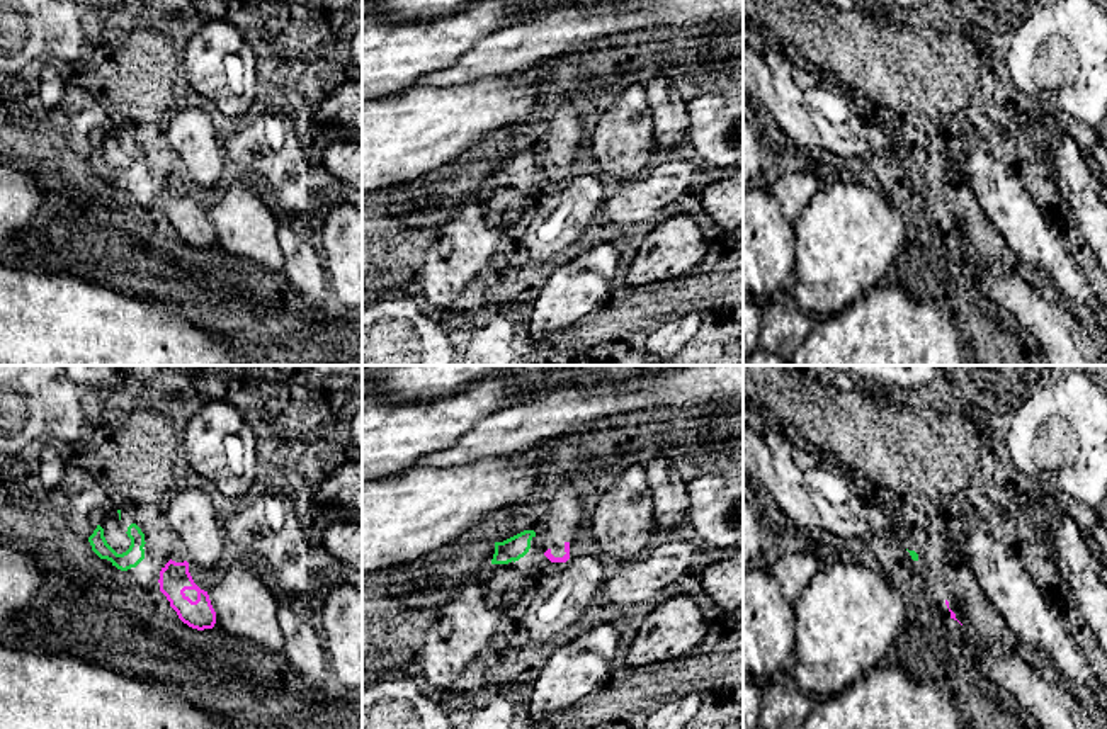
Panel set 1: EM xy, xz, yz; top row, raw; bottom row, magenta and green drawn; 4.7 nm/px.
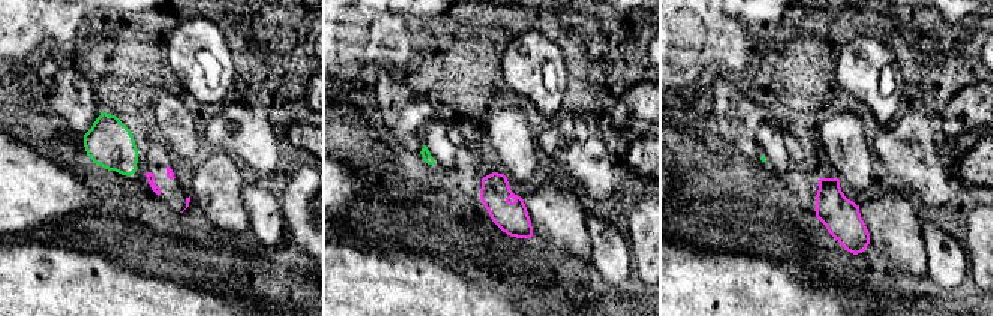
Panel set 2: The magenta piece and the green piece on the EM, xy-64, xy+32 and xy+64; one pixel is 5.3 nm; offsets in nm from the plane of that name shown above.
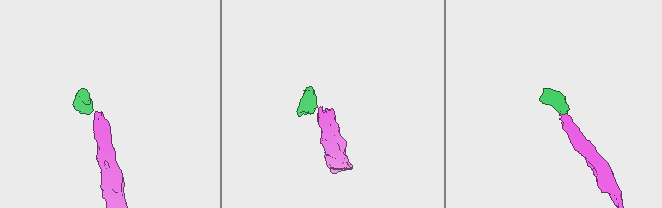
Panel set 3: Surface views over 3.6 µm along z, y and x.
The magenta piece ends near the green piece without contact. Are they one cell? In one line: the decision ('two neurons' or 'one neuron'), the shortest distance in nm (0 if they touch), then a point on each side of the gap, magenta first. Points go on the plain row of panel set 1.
two neurons; 80 nm apart; from magenta across xz (544, 172), (529, 167)

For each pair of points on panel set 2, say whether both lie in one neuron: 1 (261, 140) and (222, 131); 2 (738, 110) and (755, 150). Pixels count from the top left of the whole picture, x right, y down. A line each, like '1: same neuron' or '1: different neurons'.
1: same neuron
2: same neuron

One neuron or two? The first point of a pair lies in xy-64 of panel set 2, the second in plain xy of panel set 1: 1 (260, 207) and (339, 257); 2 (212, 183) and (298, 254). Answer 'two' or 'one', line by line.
1: two
2: two

